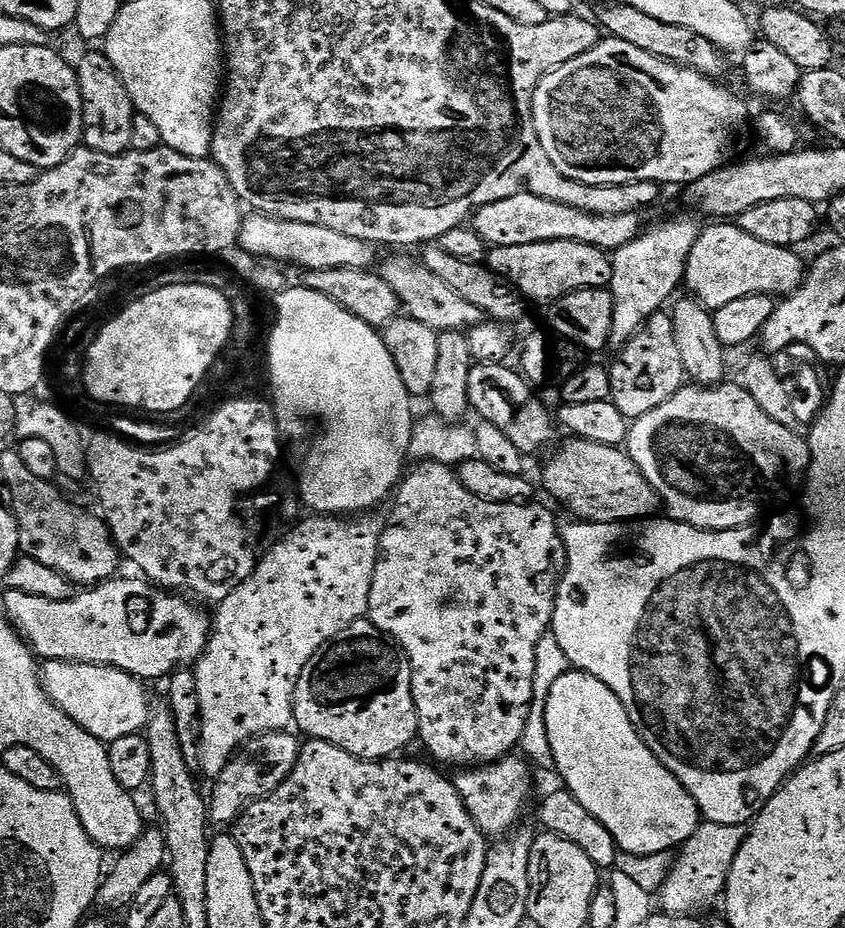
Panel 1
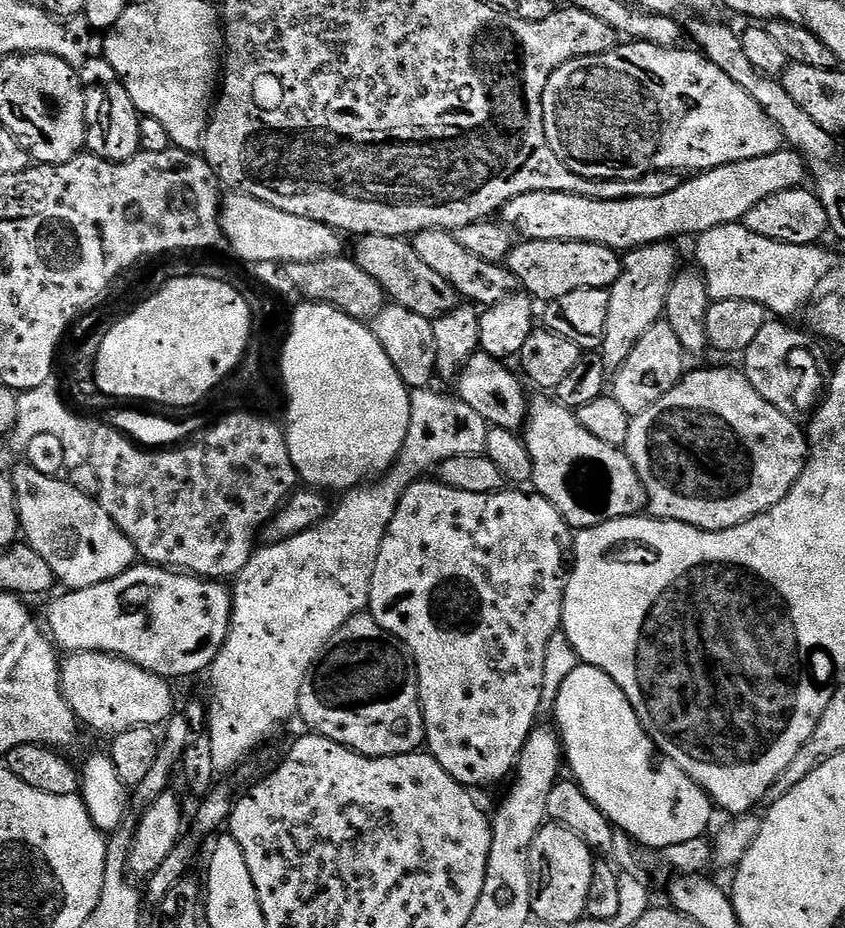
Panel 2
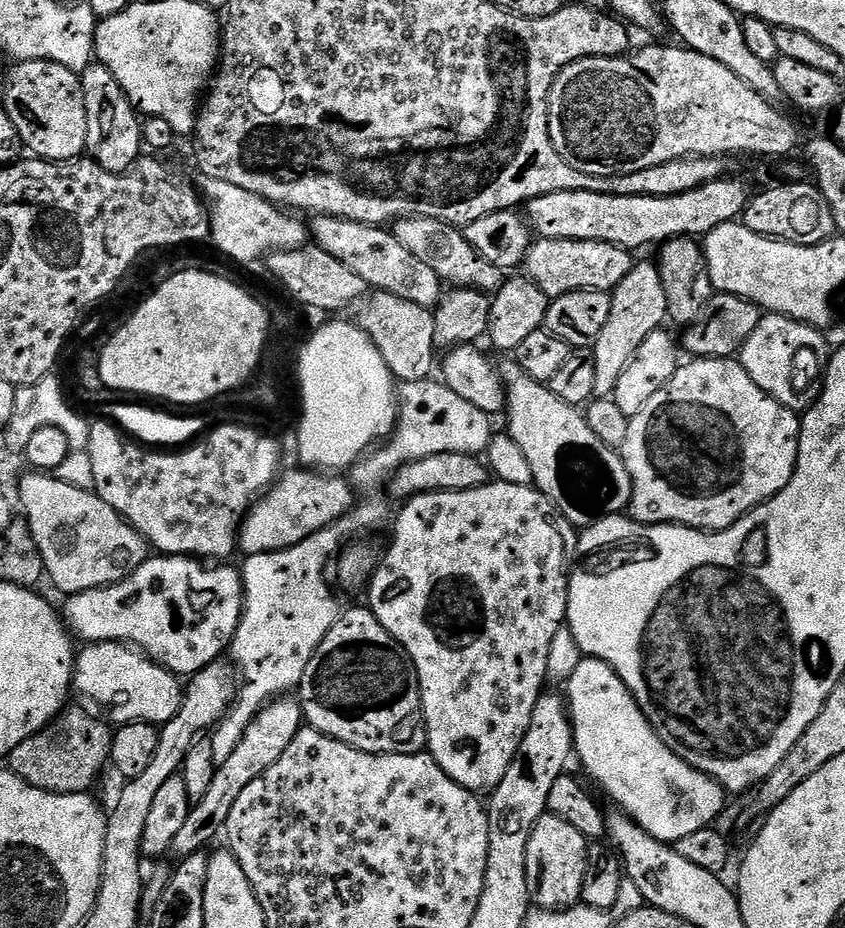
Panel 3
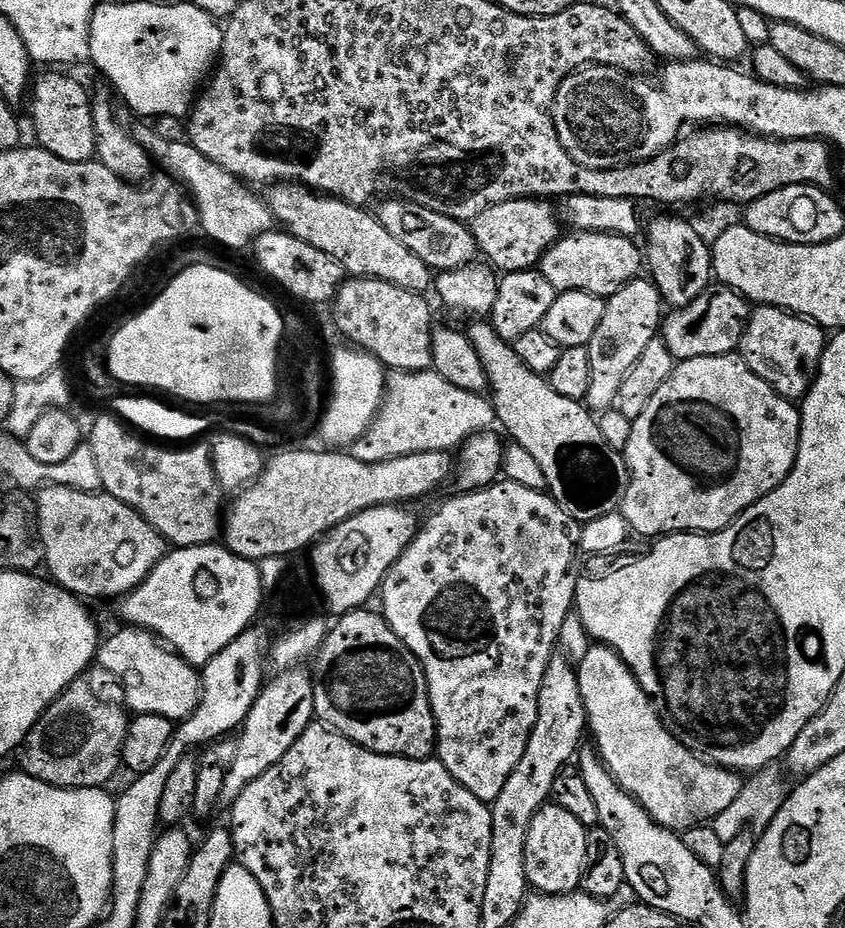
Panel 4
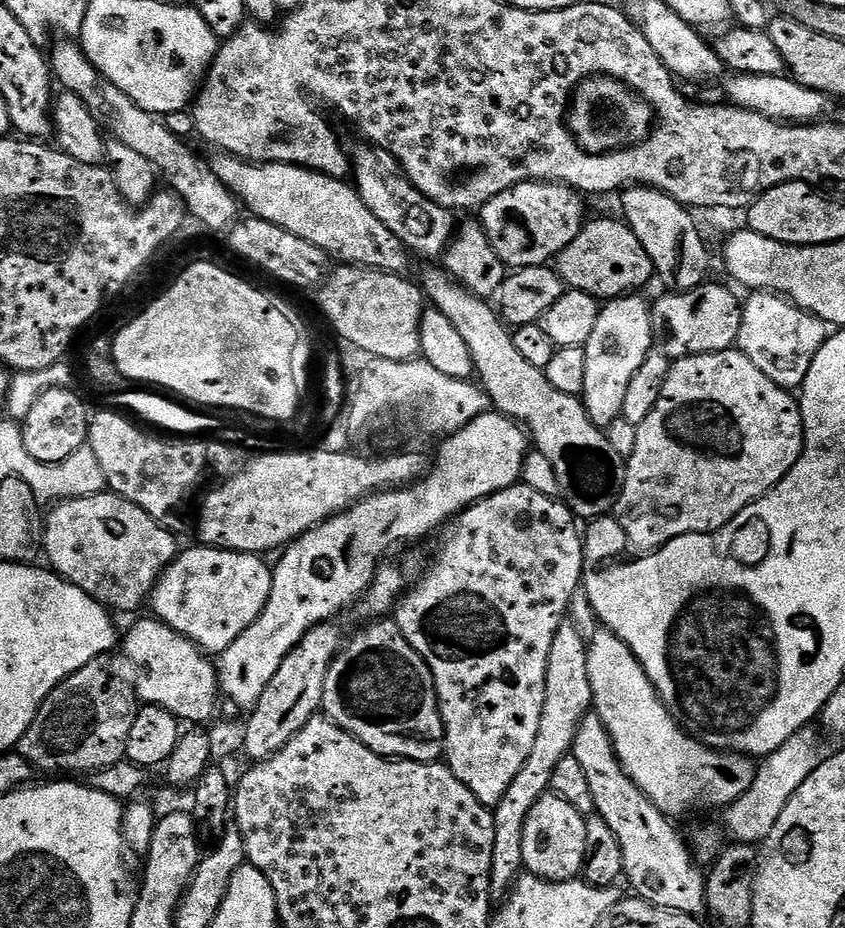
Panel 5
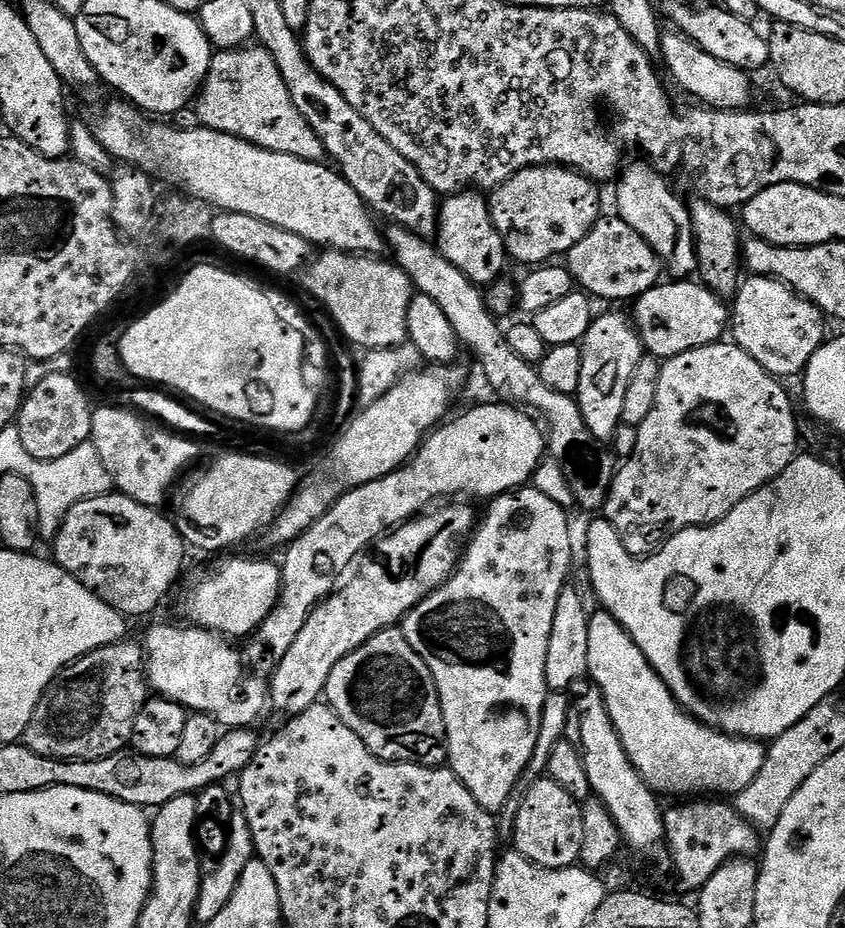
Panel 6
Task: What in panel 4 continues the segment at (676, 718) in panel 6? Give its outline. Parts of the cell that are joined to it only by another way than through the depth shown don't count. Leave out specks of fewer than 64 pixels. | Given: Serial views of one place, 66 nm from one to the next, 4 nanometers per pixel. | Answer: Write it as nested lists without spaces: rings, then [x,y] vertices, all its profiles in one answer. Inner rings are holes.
[[[593,643],[586,658],[582,658],[578,665],[578,682],[588,715],[587,731],[596,739],[594,747],[600,753],[600,759],[617,782],[632,793],[632,797],[647,810],[650,818],[654,818],[654,822],[663,828],[671,828],[677,834],[684,834],[687,828],[696,828],[704,823],[707,825],[715,820],[718,814],[722,814],[722,810],[731,806],[734,798],[738,798],[744,785],[741,773],[711,764],[709,760],[682,746],[682,742],[678,742],[678,738],[674,738],[668,727],[660,721],[652,699],[644,693],[626,662],[614,649],[607,644]]]

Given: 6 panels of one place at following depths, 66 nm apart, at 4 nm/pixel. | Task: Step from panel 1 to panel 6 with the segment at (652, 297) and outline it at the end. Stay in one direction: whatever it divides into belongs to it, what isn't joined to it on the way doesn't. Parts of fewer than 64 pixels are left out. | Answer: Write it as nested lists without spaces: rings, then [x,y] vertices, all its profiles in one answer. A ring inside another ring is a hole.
[[[608,312],[605,316],[597,315],[582,341],[582,379],[578,382],[574,399],[582,410],[582,418],[590,434],[594,434],[594,438],[601,442],[612,442],[620,424],[624,423],[622,405],[626,398],[626,390],[630,386],[630,378],[634,378],[634,370],[638,367],[638,362],[646,354],[635,323],[625,313],[624,316],[620,312]]]

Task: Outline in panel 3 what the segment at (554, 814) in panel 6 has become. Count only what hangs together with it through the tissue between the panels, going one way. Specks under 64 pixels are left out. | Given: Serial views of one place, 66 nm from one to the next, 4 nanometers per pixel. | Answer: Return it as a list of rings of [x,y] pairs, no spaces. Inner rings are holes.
[[[546,814],[538,818],[534,830],[530,834],[530,842],[526,842],[526,882],[528,883],[528,899],[537,909],[546,912],[559,912],[562,908],[571,908],[581,903],[582,878],[586,874],[586,854],[590,841],[578,834],[570,822],[562,822],[562,818]]]

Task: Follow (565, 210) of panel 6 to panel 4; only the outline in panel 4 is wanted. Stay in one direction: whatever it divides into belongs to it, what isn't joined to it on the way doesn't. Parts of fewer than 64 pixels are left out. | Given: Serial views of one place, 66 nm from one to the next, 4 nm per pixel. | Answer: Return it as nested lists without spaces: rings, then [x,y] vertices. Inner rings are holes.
[[[525,198],[482,210],[482,214],[470,222],[479,255],[500,274],[535,269],[544,251],[562,235],[561,217],[559,220],[555,210],[548,204],[551,203],[544,198]]]

